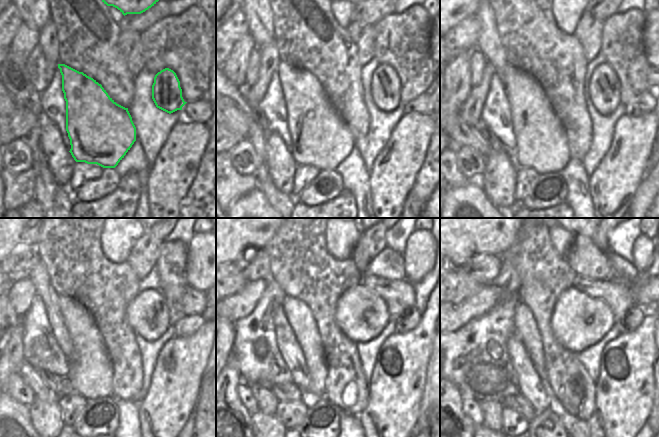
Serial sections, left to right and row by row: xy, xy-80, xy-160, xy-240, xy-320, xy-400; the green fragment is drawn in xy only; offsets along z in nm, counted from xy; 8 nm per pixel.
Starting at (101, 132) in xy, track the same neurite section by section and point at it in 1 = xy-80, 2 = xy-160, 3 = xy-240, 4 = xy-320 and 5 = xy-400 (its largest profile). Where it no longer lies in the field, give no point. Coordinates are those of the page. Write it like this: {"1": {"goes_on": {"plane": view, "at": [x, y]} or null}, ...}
{"1": {"goes_on": {"plane": "xy-80", "at": [320, 138]}}, "2": {"goes_on": {"plane": "xy-160", "at": [541, 143]}}, "3": {"goes_on": {"plane": "xy-240", "at": [91, 371]}}, "4": {"goes_on": {"plane": "xy-320", "at": [300, 317]}}, "5": {"goes_on": {"plane": "xy-400", "at": [527, 329]}}}

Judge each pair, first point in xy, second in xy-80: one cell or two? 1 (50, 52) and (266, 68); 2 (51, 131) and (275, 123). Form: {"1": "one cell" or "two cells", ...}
{"1": "one cell", "2": "two cells"}

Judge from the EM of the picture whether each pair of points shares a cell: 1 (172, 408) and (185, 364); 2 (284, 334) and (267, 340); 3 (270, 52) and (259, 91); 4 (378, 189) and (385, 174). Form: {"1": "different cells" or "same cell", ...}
{"1": "same cell", "2": "different cells", "3": "same cell", "4": "same cell"}

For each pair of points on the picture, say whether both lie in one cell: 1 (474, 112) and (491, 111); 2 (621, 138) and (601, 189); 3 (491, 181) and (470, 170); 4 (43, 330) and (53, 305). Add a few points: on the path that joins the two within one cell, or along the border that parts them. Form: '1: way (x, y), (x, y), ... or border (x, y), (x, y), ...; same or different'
1: border (488, 89), (479, 119); different
2: way (621, 151), (621, 169), (614, 176); same
3: border (486, 158), (486, 166), (481, 174); different
4: border (39, 297), (43, 301), (47, 320), (56, 341); different

